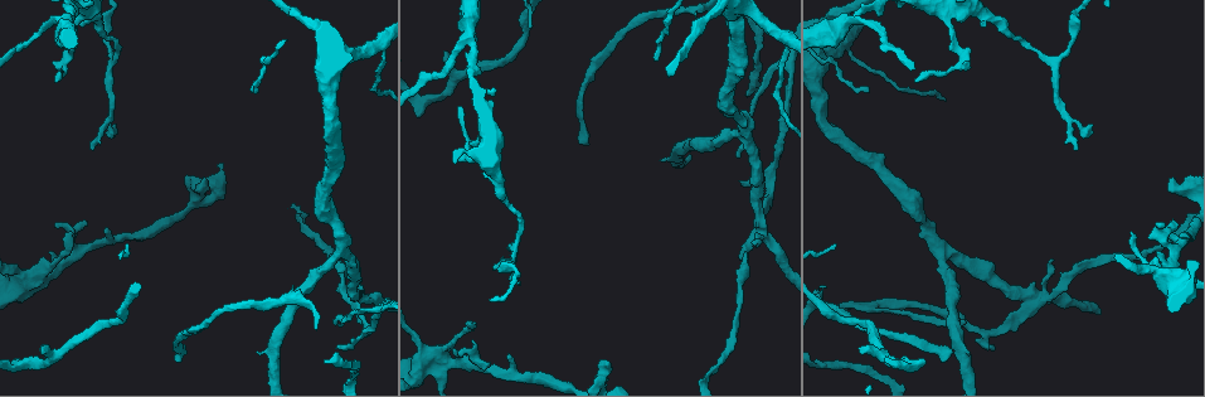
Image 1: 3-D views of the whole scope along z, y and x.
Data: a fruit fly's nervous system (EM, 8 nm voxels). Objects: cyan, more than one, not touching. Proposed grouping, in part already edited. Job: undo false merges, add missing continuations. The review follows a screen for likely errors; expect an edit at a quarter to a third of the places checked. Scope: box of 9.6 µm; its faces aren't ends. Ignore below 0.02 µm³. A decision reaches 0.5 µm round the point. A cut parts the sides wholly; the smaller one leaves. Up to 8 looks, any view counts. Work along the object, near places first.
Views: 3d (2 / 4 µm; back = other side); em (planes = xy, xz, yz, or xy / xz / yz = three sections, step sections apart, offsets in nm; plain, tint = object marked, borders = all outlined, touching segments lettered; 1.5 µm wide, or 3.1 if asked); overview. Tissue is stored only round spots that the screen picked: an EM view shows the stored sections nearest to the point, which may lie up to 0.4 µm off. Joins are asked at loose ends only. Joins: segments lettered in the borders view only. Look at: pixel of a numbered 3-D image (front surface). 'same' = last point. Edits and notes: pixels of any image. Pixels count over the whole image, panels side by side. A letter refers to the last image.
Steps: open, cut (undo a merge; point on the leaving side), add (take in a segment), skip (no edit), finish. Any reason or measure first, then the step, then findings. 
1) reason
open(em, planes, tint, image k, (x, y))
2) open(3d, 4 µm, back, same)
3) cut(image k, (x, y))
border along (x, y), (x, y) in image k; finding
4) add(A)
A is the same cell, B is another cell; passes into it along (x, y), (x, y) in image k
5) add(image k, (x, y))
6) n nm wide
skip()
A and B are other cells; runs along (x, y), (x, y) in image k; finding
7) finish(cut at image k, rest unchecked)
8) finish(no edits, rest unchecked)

a fork
open(3d, 2 µm, image 1, (469, 41))

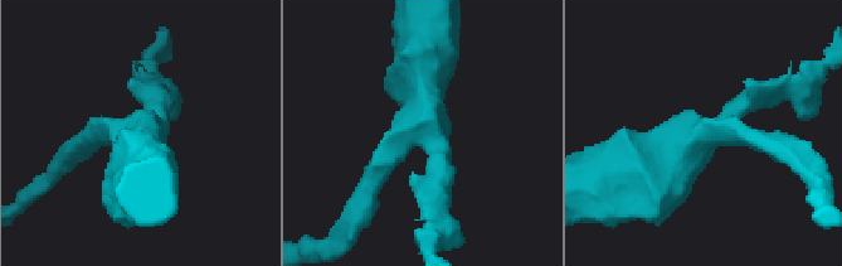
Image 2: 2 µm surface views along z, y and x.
3 arms; arms of 170, 190, 440 nm; shape alone is not enough
open(em, planes, tint, image 2, (421, 128))

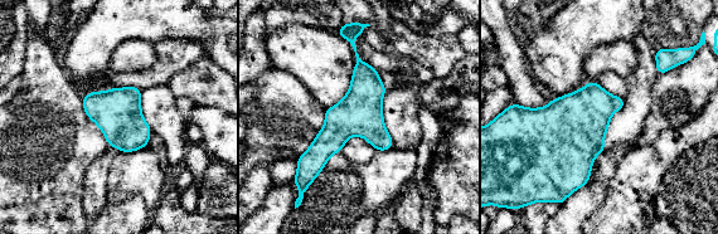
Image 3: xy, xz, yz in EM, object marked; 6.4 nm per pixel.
open(em, planes, borders, same)

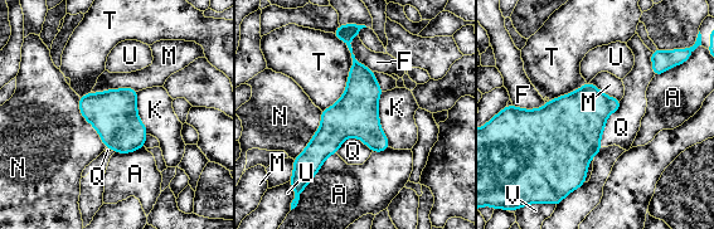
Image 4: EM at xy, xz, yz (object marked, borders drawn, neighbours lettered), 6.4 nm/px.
T touches over 500 nm
skip()
A, F, K, M, N, Q, T, U and V are other cells; continuous, no second cell

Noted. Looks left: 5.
free end
open(3d, 2 µm, image 1, (443, 52))

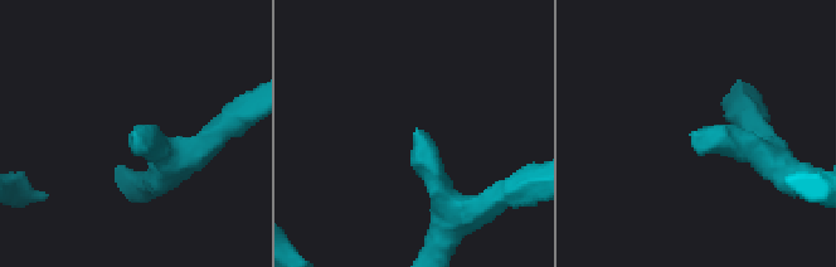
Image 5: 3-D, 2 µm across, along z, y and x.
shape alone is not enough
open(em, planes, plain, image 5, (692, 146))

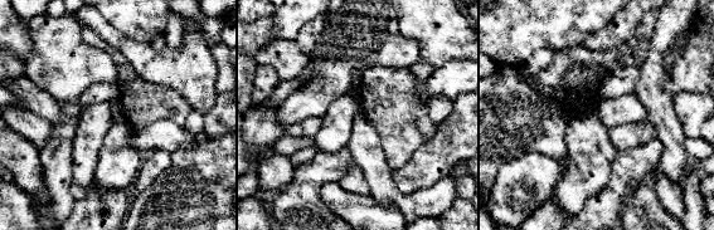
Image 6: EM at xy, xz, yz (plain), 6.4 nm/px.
see the neighbours
open(em, planes, borders, same)

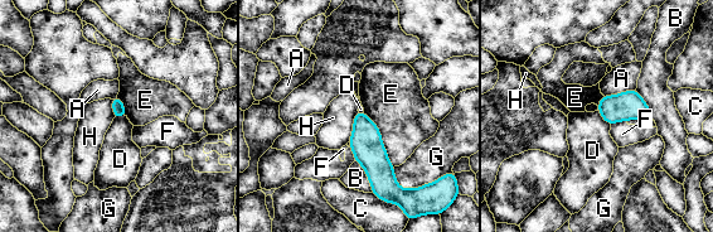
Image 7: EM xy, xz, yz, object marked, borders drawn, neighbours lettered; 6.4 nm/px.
E touches over 400 nm
skip()
A, B, C, D, E, F, G and H are other cells; border along (597, 111), (610, 125) in image 7; none of them fits

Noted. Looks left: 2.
an open end
open(em, xy, step 4, borders, image 1, (588, 143))

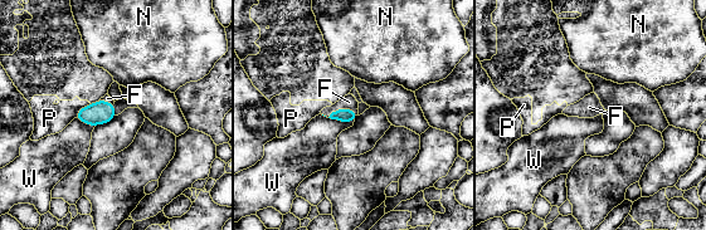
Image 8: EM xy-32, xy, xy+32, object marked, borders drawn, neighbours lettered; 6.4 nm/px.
F touches over 240 nm
add(image 8, (349, 102))
F is the same cell, N, P and W are other cells; it goes on there

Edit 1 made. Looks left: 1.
finish(add at image 8, rest unchecked)

